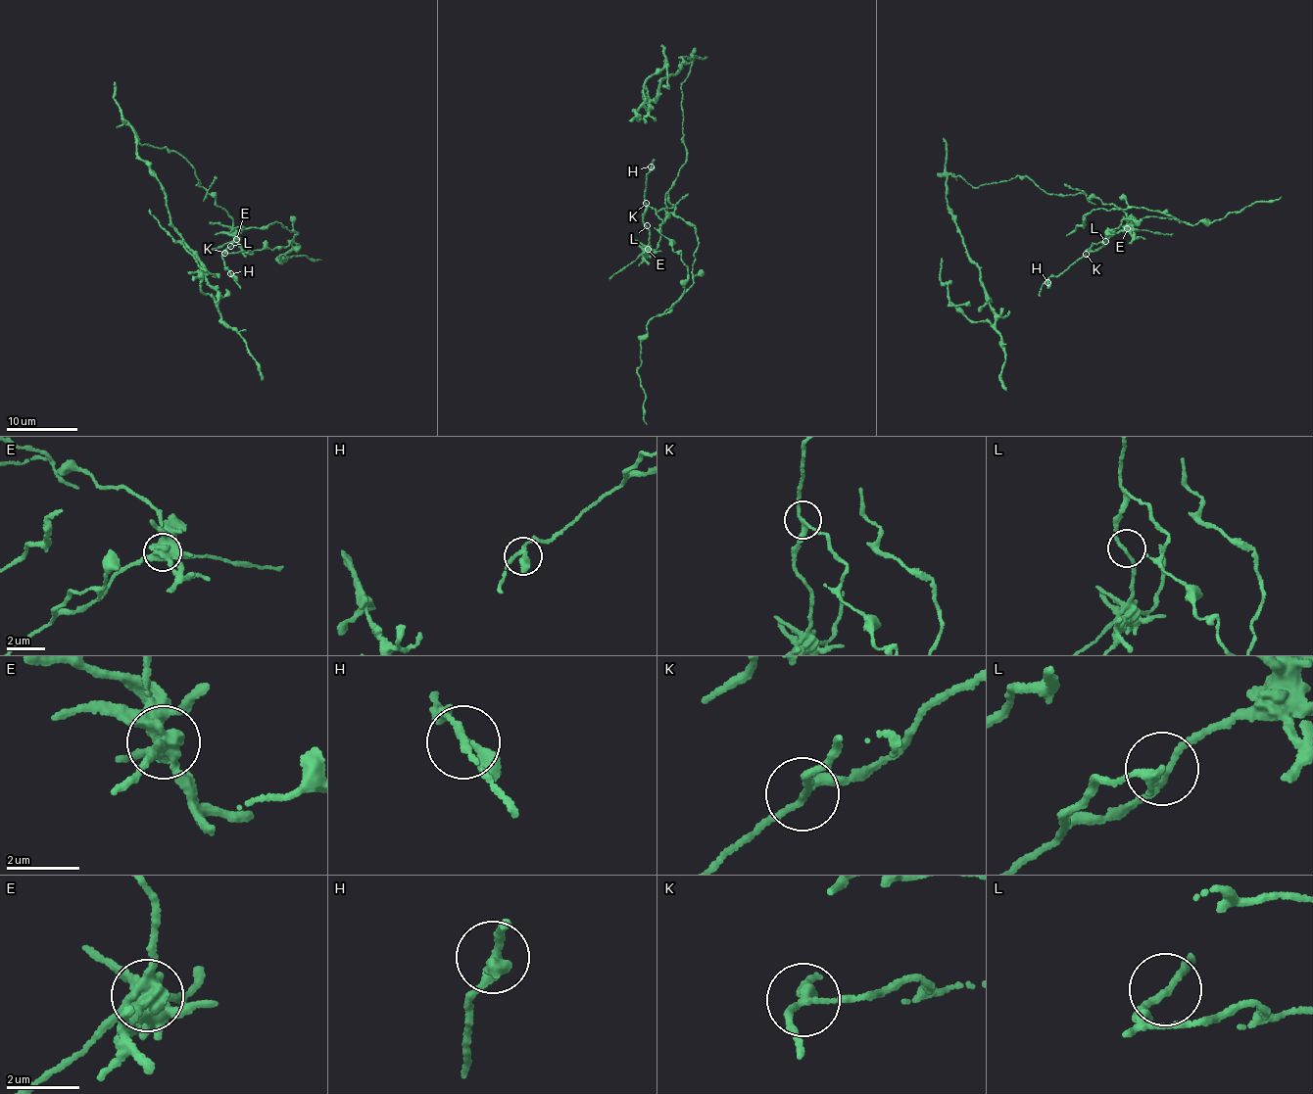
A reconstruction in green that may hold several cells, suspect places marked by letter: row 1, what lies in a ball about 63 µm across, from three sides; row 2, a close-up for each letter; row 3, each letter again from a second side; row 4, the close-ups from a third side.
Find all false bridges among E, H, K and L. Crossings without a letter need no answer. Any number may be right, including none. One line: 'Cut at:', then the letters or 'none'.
Cut at: E, K

